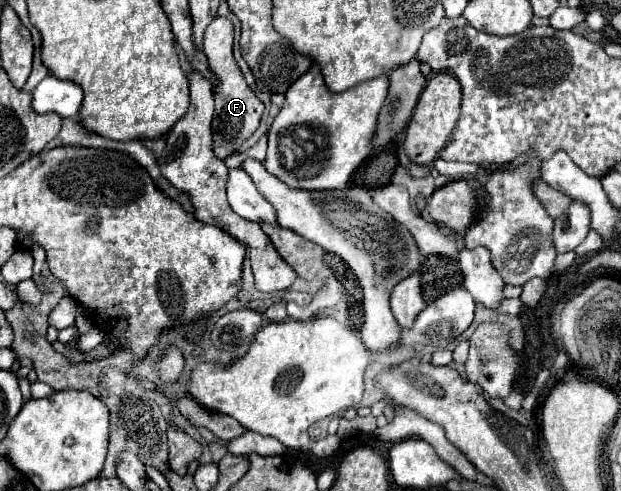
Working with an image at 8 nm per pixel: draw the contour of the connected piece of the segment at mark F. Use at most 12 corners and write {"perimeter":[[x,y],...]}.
{"perimeter":[[215,18],[203,50],[215,84],[213,154],[239,152],[263,102],[233,58],[233,24]]}

